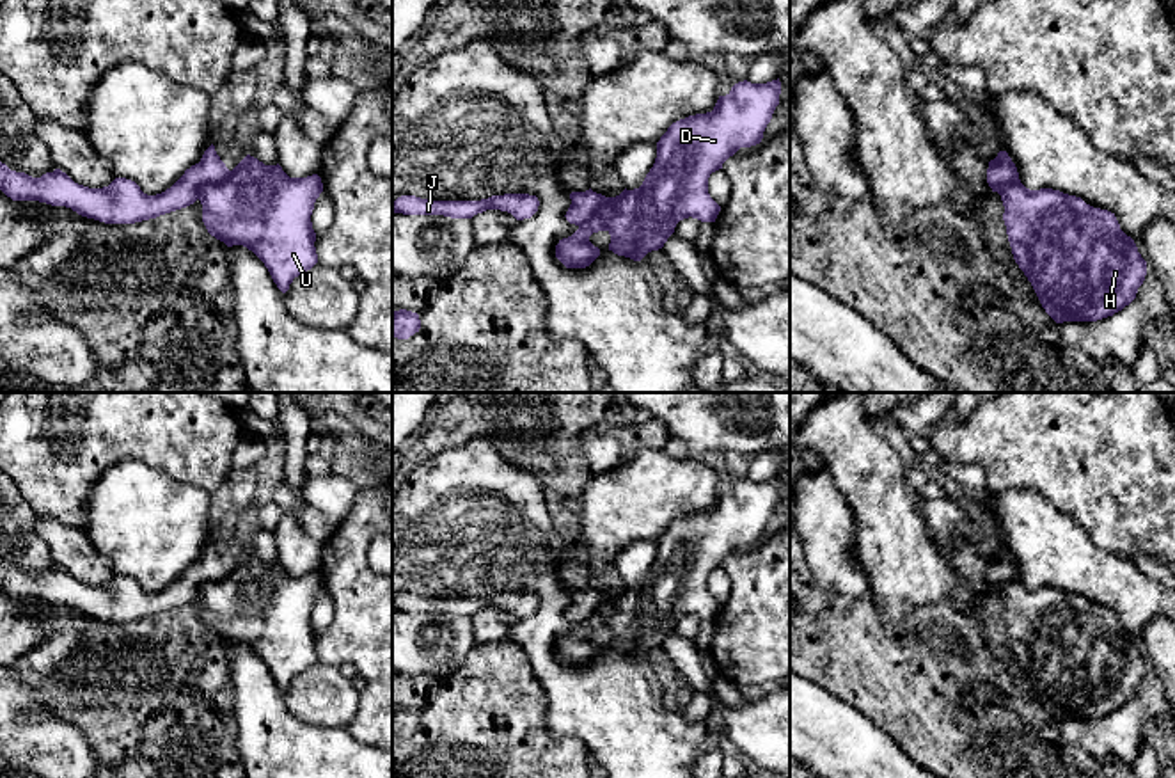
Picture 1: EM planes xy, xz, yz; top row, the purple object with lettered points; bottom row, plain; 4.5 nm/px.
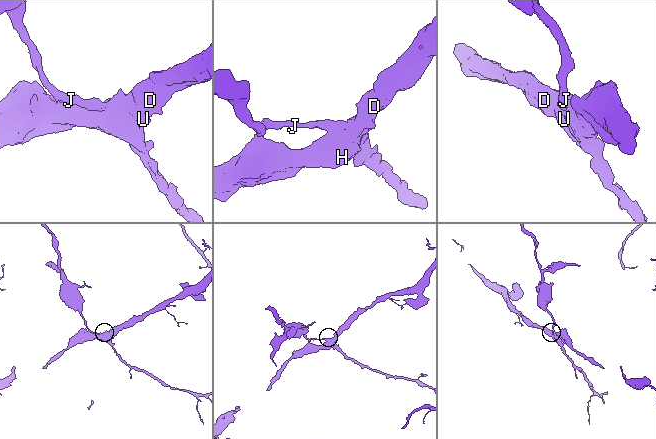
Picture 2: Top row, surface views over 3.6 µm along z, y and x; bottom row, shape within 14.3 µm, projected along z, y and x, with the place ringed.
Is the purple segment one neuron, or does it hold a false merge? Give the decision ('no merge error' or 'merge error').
merge error

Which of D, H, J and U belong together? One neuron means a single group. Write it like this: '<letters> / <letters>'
D H U / J

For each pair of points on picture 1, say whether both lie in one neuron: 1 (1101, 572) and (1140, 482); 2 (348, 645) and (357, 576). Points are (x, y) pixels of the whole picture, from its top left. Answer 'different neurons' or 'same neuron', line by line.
1: different neurons
2: same neuron

